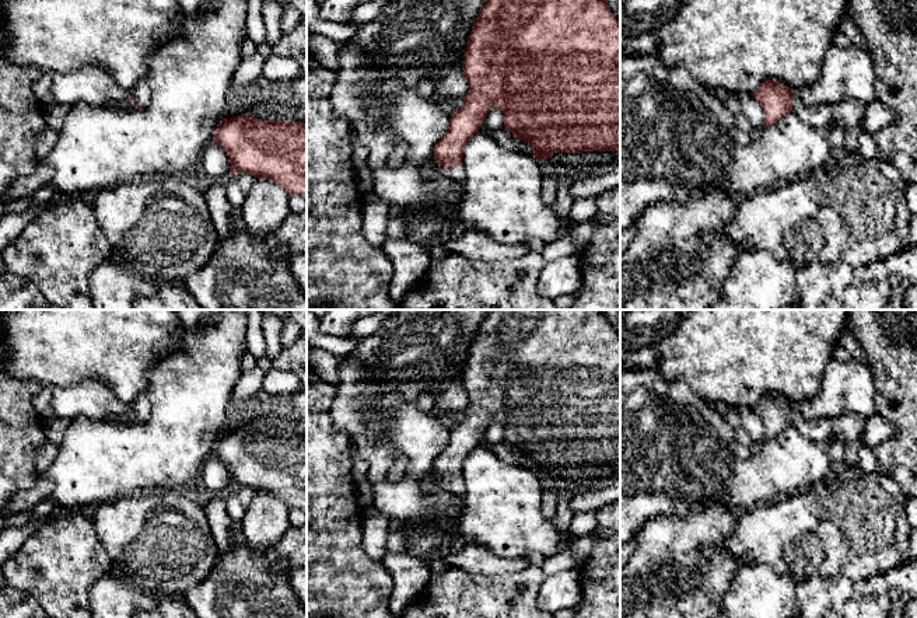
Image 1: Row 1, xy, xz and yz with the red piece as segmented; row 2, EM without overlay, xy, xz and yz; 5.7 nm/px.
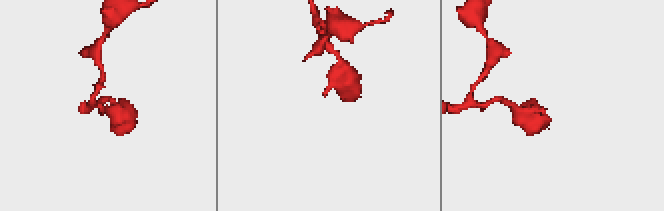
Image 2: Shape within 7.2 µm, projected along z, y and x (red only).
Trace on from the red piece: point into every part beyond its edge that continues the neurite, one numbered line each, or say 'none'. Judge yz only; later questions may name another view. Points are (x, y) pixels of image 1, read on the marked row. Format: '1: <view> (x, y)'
1: yz (849, 114)

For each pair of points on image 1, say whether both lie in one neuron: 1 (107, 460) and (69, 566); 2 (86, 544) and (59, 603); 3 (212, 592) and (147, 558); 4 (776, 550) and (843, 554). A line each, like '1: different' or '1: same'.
1: different
2: same
3: different
4: same

